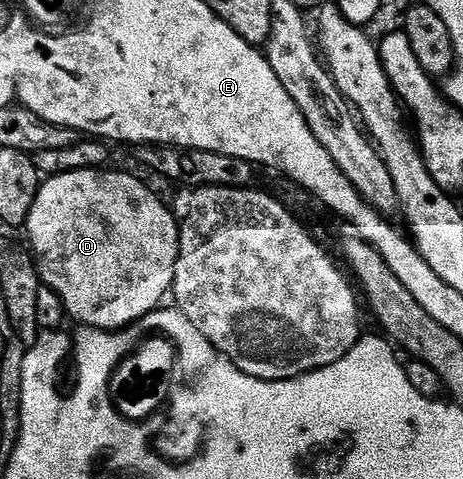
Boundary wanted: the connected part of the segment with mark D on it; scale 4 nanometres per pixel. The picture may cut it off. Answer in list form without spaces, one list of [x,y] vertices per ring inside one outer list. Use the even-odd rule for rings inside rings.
[[[103,168],[101,170],[77,170],[76,172],[64,172],[57,174],[54,178],[46,178],[39,185],[38,195],[32,204],[32,212],[28,216],[24,227],[24,233],[30,237],[28,249],[34,259],[34,264],[38,268],[38,277],[41,285],[52,288],[56,296],[64,304],[67,315],[74,318],[82,328],[92,330],[109,330],[111,332],[122,332],[139,322],[154,310],[167,301],[168,295],[174,289],[174,277],[176,276],[176,260],[178,259],[178,232],[180,229],[179,219],[174,219],[174,214],[141,182],[138,178],[133,178],[130,174],[121,174],[118,170]]]

